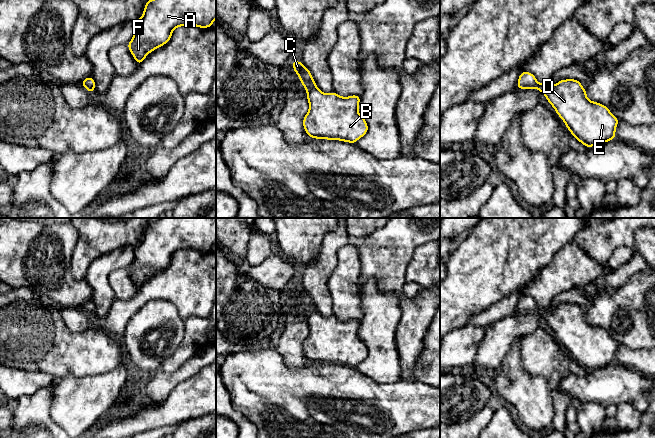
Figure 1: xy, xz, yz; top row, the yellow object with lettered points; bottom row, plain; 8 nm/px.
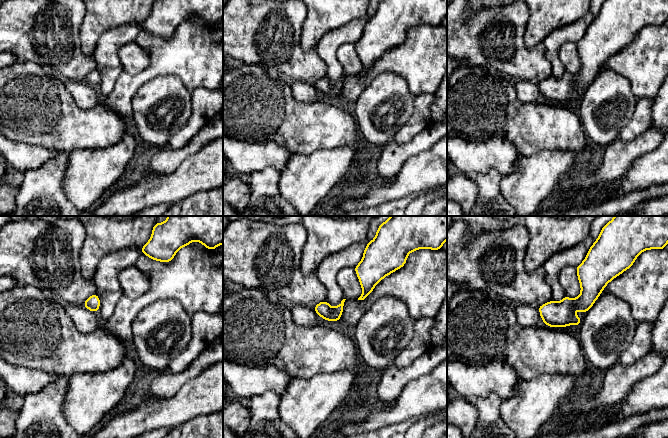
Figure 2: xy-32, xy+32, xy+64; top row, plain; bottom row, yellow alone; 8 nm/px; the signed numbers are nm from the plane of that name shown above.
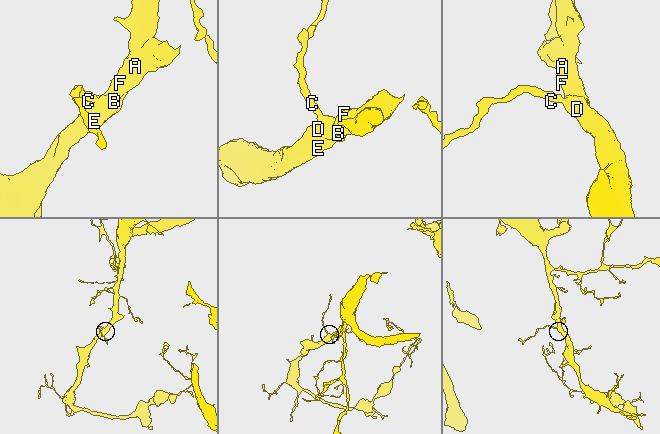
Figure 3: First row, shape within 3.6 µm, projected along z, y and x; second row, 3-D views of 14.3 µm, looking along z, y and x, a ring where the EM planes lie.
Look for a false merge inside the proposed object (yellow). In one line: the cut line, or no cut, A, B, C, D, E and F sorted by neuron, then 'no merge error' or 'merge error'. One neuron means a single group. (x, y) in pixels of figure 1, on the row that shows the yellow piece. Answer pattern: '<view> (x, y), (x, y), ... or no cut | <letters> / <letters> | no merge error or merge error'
no cut | A B C D E F | no merge error

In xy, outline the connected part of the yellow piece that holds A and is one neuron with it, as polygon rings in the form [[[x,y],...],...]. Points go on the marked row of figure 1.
[[[148,0],[143,15],[134,24],[134,35],[127,46],[140,65],[151,51],[169,42],[176,27],[193,25],[208,28],[215,19],[216,0]]]

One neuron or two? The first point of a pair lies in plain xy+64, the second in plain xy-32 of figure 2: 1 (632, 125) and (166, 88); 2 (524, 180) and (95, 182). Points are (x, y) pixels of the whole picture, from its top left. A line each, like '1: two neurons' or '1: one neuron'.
1: two neurons
2: one neuron

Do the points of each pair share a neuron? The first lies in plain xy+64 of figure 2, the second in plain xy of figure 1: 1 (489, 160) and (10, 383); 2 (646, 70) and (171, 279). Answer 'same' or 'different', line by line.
1: same
2: same

